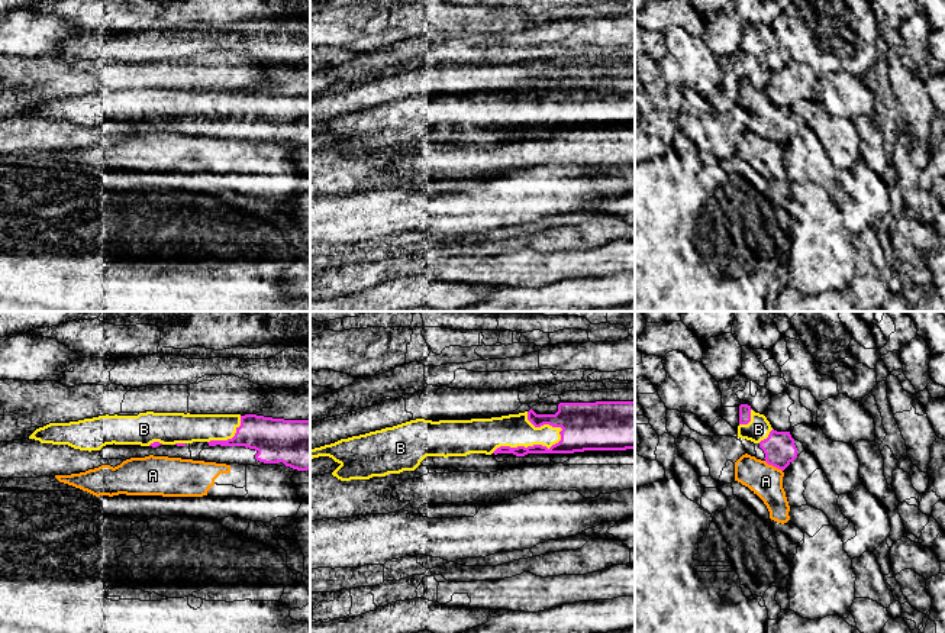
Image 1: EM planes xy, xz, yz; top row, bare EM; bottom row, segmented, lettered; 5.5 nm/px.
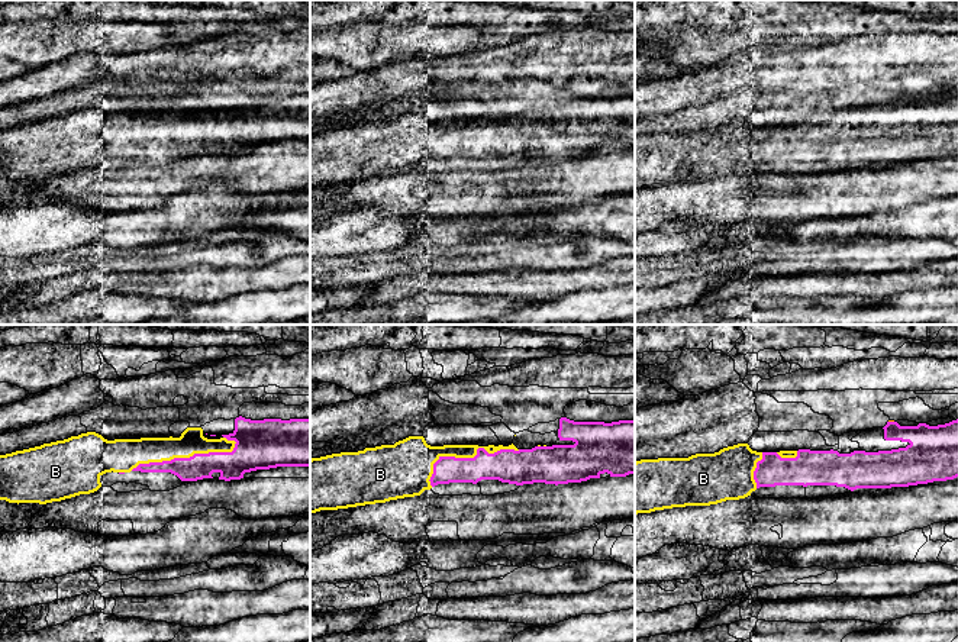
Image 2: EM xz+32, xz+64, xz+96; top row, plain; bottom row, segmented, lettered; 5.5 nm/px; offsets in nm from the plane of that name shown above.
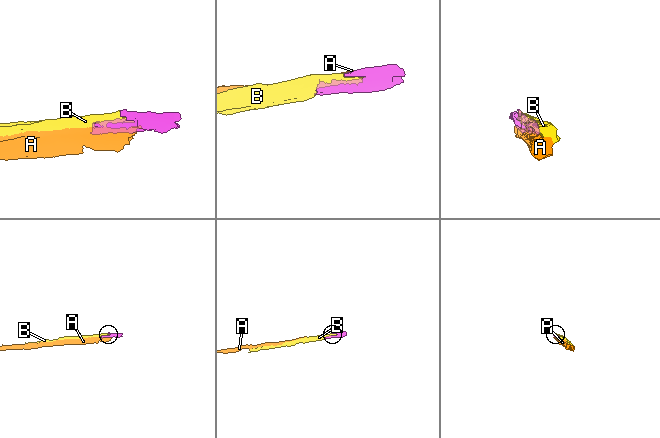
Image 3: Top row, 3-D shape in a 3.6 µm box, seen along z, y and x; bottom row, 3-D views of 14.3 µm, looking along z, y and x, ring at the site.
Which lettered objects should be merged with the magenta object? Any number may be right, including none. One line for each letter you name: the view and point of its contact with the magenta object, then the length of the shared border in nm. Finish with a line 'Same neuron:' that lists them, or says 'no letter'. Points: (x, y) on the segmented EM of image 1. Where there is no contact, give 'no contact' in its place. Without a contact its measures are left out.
B: contact xz (531, 446); length 420 nm
Same neuron: B

